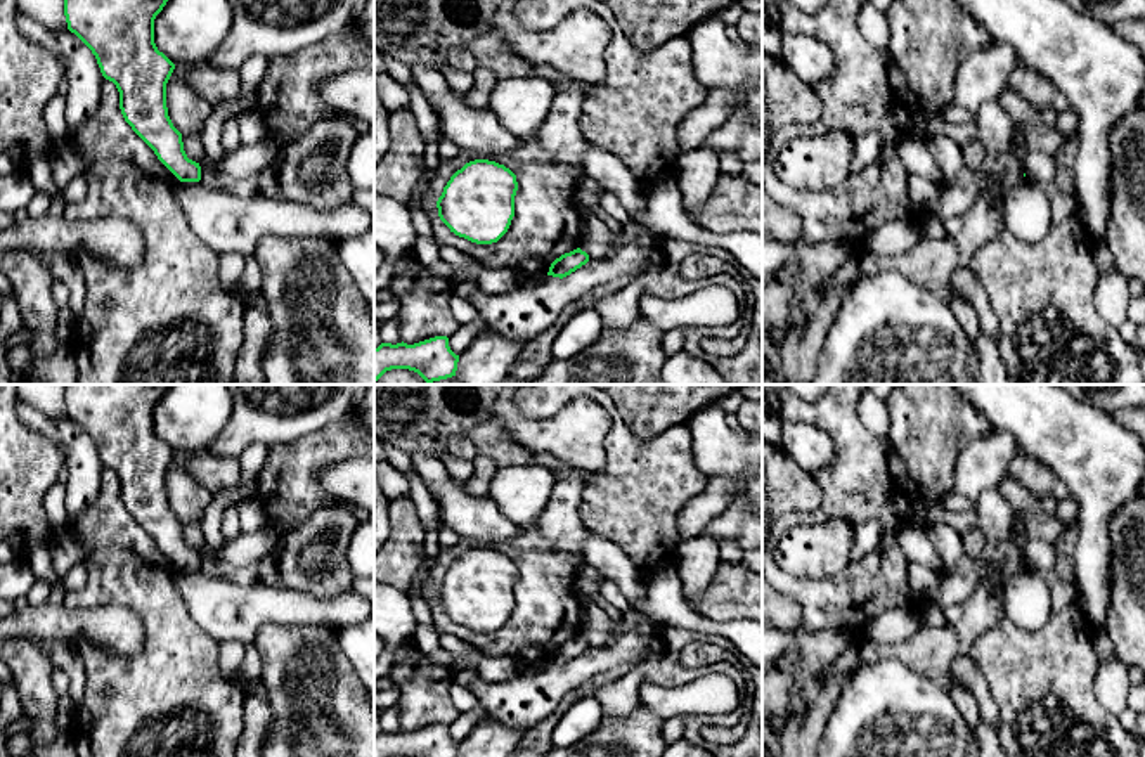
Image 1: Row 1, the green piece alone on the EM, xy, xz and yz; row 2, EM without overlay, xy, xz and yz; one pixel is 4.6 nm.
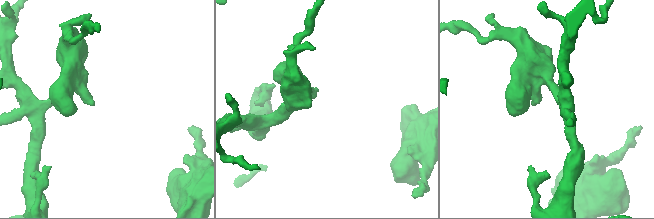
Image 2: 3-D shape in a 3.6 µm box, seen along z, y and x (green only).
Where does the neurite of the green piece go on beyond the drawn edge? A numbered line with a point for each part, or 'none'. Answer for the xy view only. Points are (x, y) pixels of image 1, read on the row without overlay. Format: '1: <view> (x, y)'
none

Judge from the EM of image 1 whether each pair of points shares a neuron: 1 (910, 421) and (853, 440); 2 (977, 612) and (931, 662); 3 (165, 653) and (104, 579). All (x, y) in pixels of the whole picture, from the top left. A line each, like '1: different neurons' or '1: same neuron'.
1: different neurons
2: same neuron
3: same neuron

